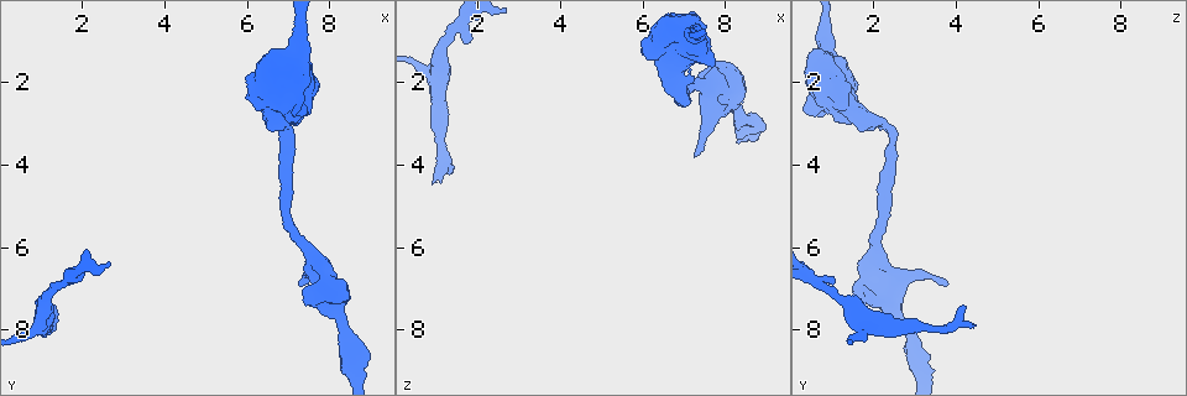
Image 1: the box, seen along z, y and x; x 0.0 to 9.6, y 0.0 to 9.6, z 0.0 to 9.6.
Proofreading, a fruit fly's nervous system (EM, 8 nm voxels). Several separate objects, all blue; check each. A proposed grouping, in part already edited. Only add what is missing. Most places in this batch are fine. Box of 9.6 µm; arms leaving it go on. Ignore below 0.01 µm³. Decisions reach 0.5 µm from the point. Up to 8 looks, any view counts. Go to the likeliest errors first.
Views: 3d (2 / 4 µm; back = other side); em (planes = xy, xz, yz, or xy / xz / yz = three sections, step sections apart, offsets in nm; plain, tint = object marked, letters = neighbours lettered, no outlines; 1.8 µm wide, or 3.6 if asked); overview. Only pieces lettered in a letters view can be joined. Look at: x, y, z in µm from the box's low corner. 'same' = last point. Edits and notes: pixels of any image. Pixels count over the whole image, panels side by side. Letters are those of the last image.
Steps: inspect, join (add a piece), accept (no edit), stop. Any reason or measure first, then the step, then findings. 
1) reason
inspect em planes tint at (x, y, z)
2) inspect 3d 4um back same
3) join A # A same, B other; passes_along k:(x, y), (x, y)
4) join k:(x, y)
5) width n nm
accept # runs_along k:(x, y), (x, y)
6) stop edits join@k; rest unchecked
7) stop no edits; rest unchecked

free end
inspect em planes letters at (7.30, 6.90, 3.85)

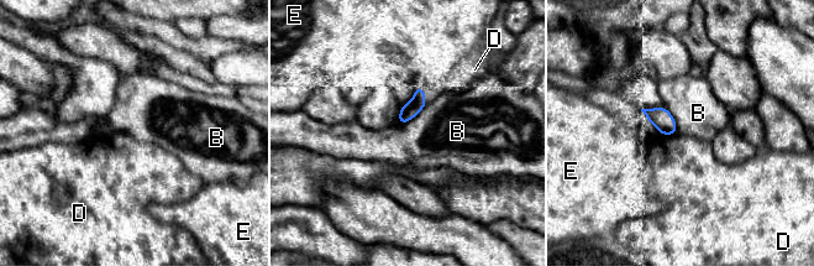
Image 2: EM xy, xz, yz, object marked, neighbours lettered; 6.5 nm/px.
width 110 nm
accept # B other, D other, E other; border 2:(425, 104), (413, 118), (398, 124); none of them fits

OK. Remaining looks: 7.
three-way junction
inspect em planes tint at (1.00, 7.80, 1.90)

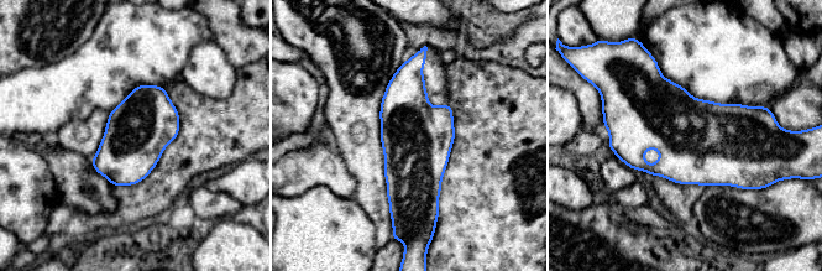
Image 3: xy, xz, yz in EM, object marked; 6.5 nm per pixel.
inspect em planes letters same

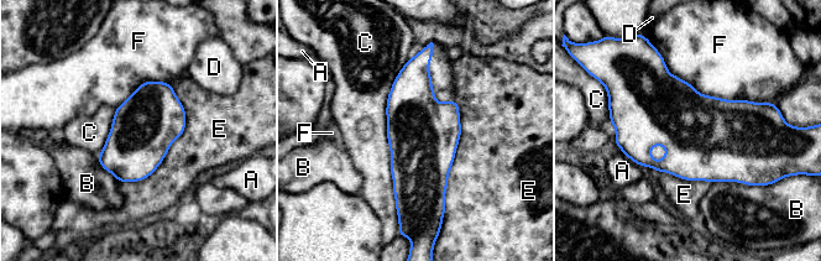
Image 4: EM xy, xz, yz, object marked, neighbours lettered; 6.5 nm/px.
accept # A other, B other, C other, D other, E other, F other; border 4:(408, 58), (386, 108), (397, 215); none of them fits

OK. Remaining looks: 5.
sharp bend
inspect em yz step 8 tint at (6.70, 2.95, 1.85)

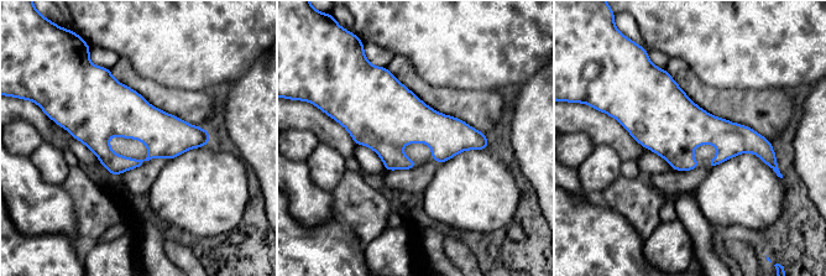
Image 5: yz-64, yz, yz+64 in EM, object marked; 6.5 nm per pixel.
another direction
inspect em planes letters same

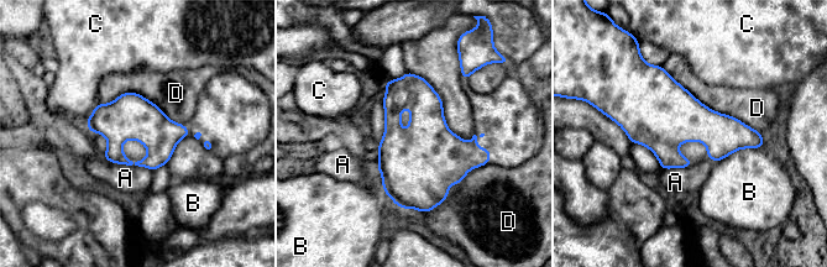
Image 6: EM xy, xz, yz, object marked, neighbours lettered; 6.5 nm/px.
width 300 nm
accept # A other, B other, C other, D other; border 6:(692, 165), (661, 169); none of them fits

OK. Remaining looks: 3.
stop no edits; rest unchecked

